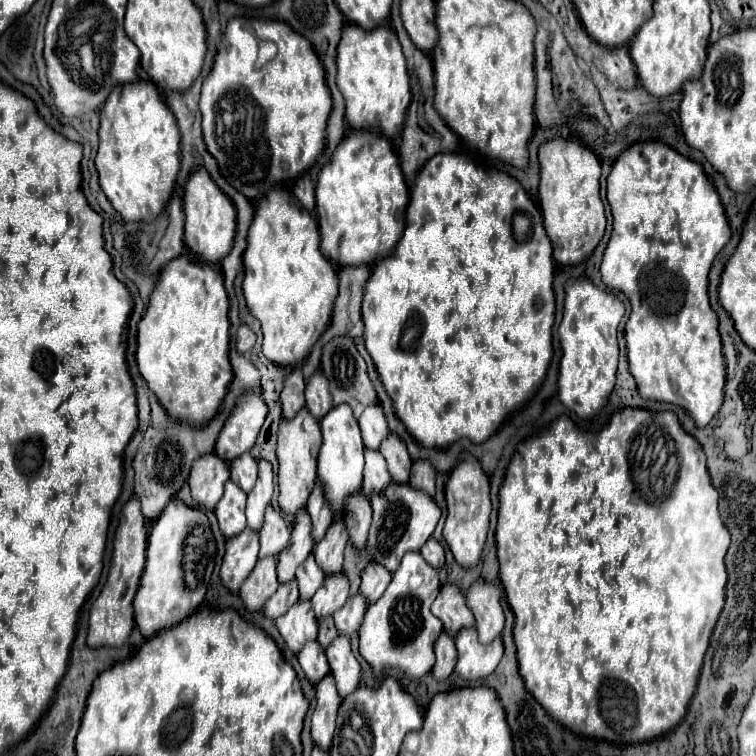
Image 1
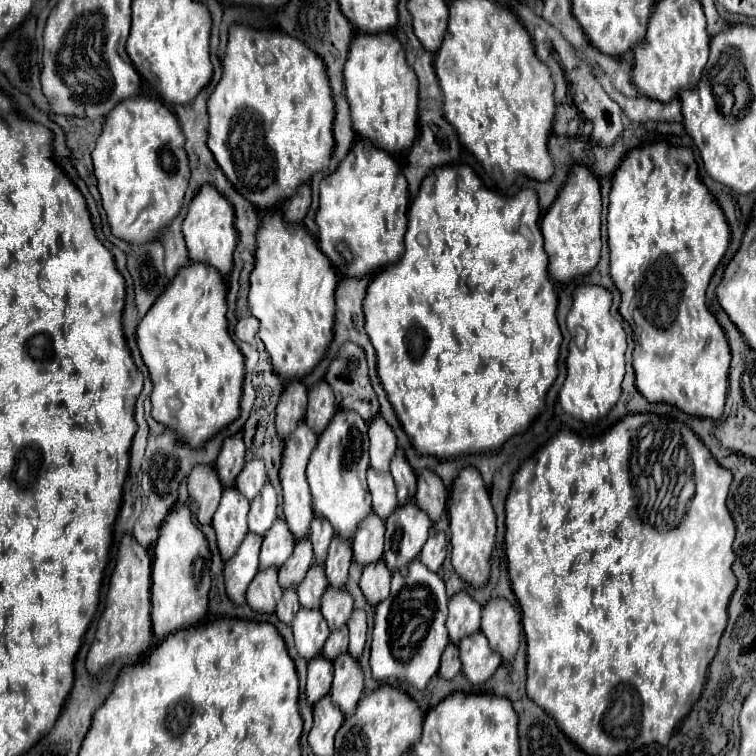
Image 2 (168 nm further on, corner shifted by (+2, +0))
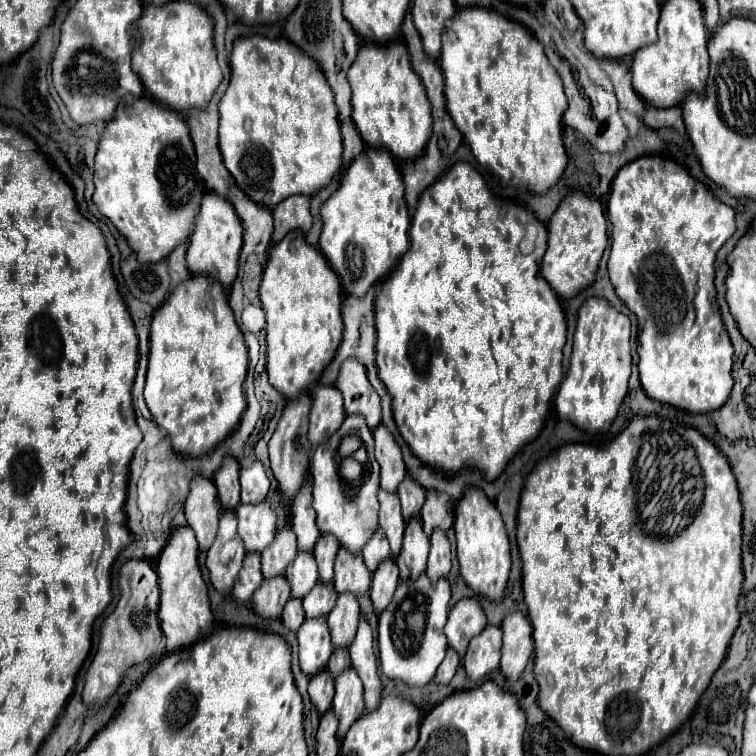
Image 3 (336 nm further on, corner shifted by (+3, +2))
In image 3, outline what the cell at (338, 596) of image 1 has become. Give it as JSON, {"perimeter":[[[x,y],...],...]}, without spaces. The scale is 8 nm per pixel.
{"perimeter":[[[345,592],[337,596],[335,608],[327,616],[327,624],[331,630],[331,640],[335,646],[349,646],[355,638],[359,624],[359,602],[353,594]]]}

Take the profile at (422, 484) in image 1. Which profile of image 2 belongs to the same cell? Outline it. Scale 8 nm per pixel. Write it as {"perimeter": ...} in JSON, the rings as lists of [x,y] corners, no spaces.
{"perimeter":[[[430,470],[420,472],[416,504],[420,506],[420,510],[424,510],[430,516],[434,524],[442,518],[442,514],[446,514],[446,500],[448,500],[448,494],[442,480]]]}

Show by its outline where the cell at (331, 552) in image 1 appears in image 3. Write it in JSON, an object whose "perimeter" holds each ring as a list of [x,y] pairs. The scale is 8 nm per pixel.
{"perimeter":[[[339,548],[335,558],[335,588],[337,592],[351,592],[355,596],[369,590],[371,572],[367,570],[359,554],[351,554],[345,548]]]}

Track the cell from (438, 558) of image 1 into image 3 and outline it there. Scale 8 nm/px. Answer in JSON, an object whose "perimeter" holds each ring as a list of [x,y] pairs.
{"perimeter":[[[433,530],[431,552],[429,552],[429,560],[427,560],[427,574],[435,582],[441,576],[447,576],[449,568],[451,568],[451,544],[443,530]]]}

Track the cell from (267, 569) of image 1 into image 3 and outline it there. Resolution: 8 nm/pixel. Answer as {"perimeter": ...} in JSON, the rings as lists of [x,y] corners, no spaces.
{"perimeter":[[[283,576],[263,580],[253,594],[253,606],[263,618],[279,618],[285,602],[291,598],[289,582]]]}

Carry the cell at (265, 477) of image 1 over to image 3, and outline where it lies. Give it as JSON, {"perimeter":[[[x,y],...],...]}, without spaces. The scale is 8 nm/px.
{"perimeter":[[[265,500],[259,504],[239,506],[239,536],[245,542],[247,552],[261,552],[273,540],[277,526],[277,512]]]}

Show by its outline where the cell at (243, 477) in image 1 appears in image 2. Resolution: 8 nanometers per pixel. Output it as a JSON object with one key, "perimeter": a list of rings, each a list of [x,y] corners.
{"perimeter":[[[254,458],[250,462],[244,464],[242,472],[238,474],[238,480],[236,480],[236,490],[248,498],[250,502],[260,494],[262,486],[268,482],[268,474],[266,474],[266,466],[262,464],[262,460]]]}

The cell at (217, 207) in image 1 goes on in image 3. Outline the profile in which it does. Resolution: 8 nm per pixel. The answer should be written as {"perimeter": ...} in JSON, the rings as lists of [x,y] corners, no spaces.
{"perimeter":[[[213,192],[203,194],[201,210],[195,216],[195,228],[189,238],[189,248],[187,248],[187,266],[193,274],[209,274],[217,278],[225,288],[229,288],[237,276],[239,268],[239,250],[243,244],[243,228],[241,220],[237,218],[237,212],[225,198]]]}

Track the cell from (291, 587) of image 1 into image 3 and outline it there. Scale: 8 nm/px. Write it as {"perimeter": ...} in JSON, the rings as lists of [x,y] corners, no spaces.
{"perimeter":[[[289,598],[289,602],[287,602],[285,608],[283,608],[281,620],[283,620],[283,624],[285,624],[289,630],[297,632],[297,628],[299,628],[301,622],[305,620],[305,612],[303,612],[303,606],[301,606],[301,600],[299,600],[299,598]]]}

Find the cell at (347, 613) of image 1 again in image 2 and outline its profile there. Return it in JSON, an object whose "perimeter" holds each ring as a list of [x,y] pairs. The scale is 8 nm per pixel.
{"perimeter":[[[354,610],[352,618],[348,622],[348,630],[350,630],[348,652],[354,660],[360,660],[360,656],[364,652],[364,644],[366,644],[366,634],[368,634],[368,620],[366,620],[364,610]]]}

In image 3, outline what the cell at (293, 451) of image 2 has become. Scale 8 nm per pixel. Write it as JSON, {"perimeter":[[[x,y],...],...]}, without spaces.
{"perimeter":[[[307,476],[301,490],[297,492],[297,496],[291,502],[291,528],[297,534],[297,548],[307,550],[307,552],[313,550],[313,546],[319,538],[311,492],[313,492],[313,484],[311,484],[311,478]]]}

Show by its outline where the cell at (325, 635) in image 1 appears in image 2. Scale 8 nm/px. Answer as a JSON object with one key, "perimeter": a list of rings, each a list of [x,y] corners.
{"perimeter":[[[342,628],[342,630],[334,630],[332,634],[330,634],[330,638],[326,640],[326,644],[324,644],[324,656],[328,658],[328,660],[334,660],[334,656],[340,656],[340,654],[344,654],[348,650],[348,630],[346,628]]]}

